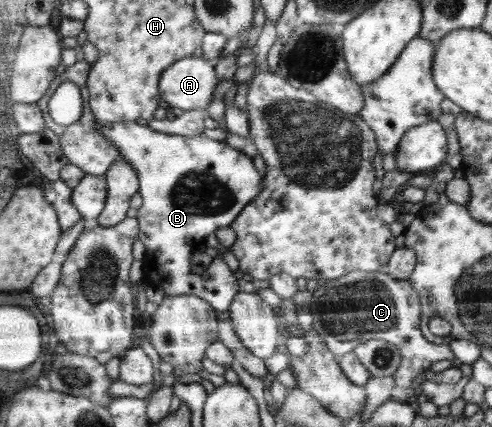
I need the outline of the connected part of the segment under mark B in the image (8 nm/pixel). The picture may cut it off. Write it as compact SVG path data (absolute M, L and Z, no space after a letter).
M98 120L98 128L102 129L102 135L106 136L110 142L117 144L121 155L130 162L131 166L134 166L135 173L139 174L141 183L139 184L139 194L143 198L143 206L139 210L134 211L134 215L139 224L141 225L141 231L139 232L139 240L145 245L145 253L143 256L143 277L141 282L147 287L155 288L155 290L163 290L166 296L175 296L177 294L193 294L197 297L208 302L208 304L218 314L218 320L227 320L230 318L229 308L231 302L233 302L234 296L240 291L239 280L234 275L234 271L229 268L229 265L225 262L223 254L218 250L218 254L212 257L211 264L209 264L207 270L201 275L193 274L190 265L190 258L192 257L196 245L201 243L210 234L215 233L221 228L226 228L241 214L243 208L249 205L251 201L255 199L261 193L261 174L257 172L257 168L253 166L253 160L247 156L246 153L242 153L240 149L236 149L232 145L228 145L226 141L221 140L209 140L209 138L203 138L203 134L197 136L181 136L180 134L165 134L138 124L137 121L123 121L123 122L107 122Z

